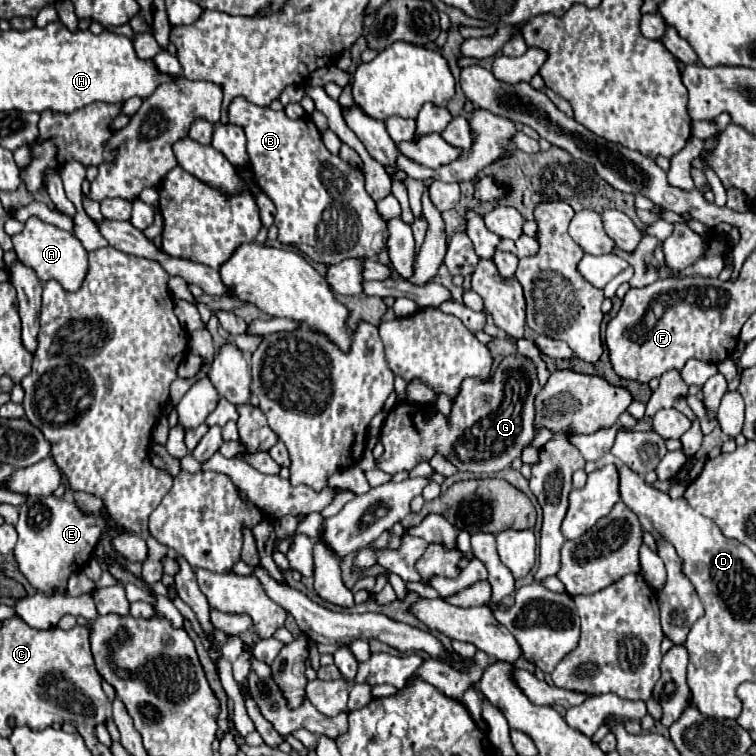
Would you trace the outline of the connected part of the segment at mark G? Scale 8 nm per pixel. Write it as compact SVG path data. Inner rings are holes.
M514 353L500 363L492 379L464 379L460 395L452 403L450 419L446 419L442 413L426 419L426 409L418 409L418 405L400 401L388 413L380 431L384 453L376 459L376 467L394 475L398 471L410 471L416 463L428 461L436 451L440 451L460 471L504 471L512 465L514 459L522 455L528 445L532 445L534 397L538 389L540 385L534 363L528 357Z

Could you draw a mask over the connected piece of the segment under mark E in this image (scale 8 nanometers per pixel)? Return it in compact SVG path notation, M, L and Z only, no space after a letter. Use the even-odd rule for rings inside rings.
M54 495L26 497L26 501L20 505L16 531L18 543L14 547L14 557L18 567L30 585L44 595L52 595L54 589L58 589L58 593L66 593L68 575L82 569L90 551L94 551L96 543L100 541L100 525L96 523L96 517L88 517L78 511L70 499Z

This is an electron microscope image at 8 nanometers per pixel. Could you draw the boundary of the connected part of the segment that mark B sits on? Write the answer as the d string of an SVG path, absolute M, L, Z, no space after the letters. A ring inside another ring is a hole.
M234 99L228 117L232 125L244 129L248 139L248 155L254 171L254 179L262 193L266 193L276 205L274 225L278 227L278 241L282 245L298 247L316 263L336 265L350 257L376 257L386 245L388 227L376 213L374 199L364 189L364 175L360 169L348 165L338 155L332 155L324 143L322 135L310 119L288 119L284 111L272 111L270 107L258 107L246 99Z

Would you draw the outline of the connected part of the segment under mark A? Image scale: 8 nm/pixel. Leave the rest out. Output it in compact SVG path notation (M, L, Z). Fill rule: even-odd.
M30 217L26 221L24 229L12 237L12 243L14 243L14 251L16 251L18 259L24 265L32 267L42 281L56 279L62 283L62 287L66 291L80 289L80 285L86 277L86 271L88 271L88 253L72 233L62 231L50 223L42 223L42 219L38 219L38 217Z

